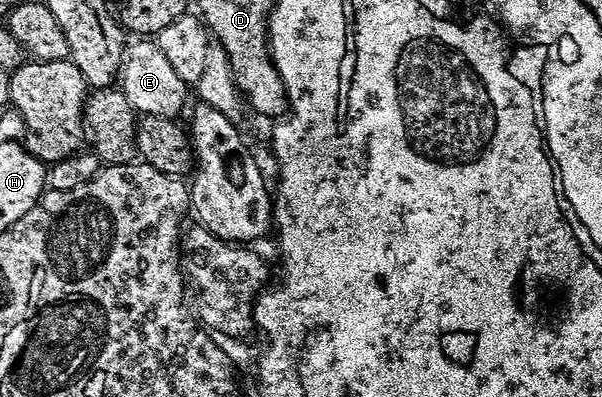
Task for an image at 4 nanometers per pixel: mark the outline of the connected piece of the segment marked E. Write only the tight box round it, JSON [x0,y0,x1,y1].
[119,37,190,119]

